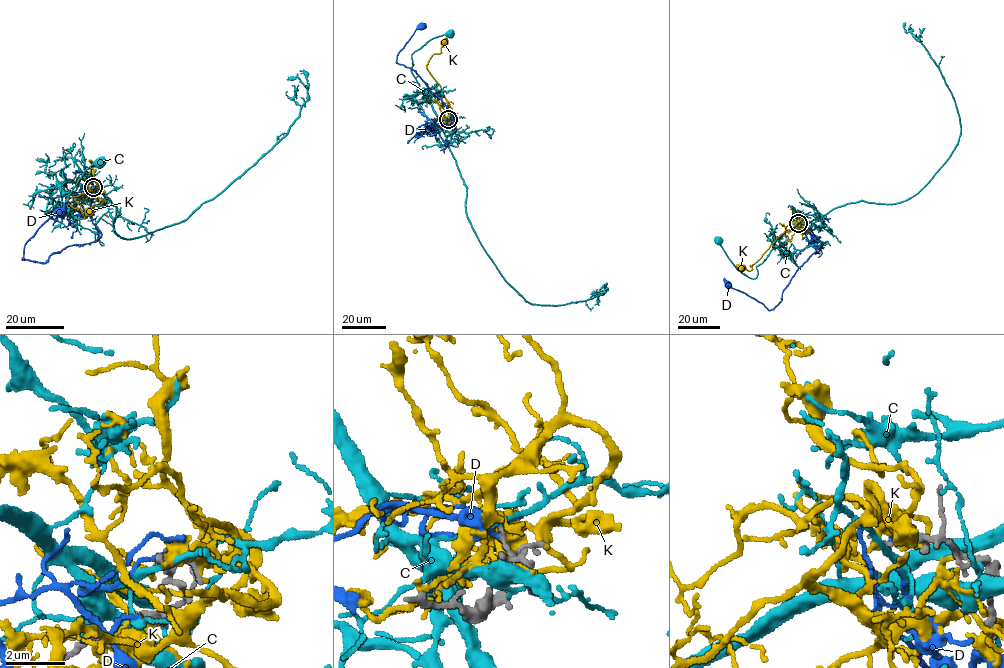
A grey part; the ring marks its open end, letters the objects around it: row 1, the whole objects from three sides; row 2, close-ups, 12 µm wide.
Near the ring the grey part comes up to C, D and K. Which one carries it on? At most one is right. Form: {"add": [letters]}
{"add": []}

